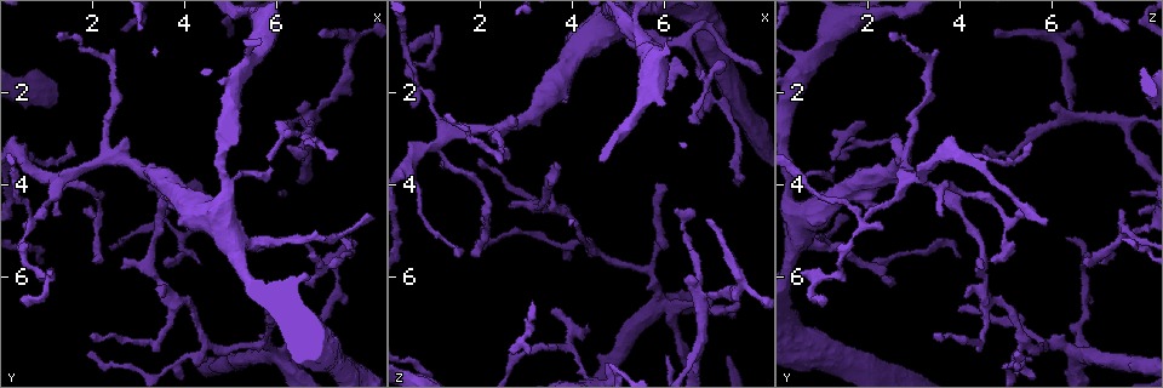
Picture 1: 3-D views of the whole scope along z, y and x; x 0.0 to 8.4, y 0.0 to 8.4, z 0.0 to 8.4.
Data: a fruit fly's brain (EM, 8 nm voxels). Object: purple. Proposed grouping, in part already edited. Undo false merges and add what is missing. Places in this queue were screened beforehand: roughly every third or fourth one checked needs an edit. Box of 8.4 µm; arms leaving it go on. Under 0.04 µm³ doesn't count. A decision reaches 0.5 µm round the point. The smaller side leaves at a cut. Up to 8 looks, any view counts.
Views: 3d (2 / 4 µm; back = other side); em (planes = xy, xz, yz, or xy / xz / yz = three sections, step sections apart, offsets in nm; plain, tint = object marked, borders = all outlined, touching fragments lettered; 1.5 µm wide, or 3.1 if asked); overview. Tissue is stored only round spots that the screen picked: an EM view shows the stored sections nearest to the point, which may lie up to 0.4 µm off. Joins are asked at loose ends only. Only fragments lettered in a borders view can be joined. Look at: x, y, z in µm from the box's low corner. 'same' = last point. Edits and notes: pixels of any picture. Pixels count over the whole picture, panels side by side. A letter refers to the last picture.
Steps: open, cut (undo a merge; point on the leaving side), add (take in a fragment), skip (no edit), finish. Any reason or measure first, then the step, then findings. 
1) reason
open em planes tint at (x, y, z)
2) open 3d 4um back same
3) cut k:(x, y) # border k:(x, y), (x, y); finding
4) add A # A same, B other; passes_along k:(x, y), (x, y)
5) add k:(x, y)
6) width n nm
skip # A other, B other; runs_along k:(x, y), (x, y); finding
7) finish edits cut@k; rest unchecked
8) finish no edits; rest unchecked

tapers out
open 3d 4um at (1.85, 7.70, 5.30)

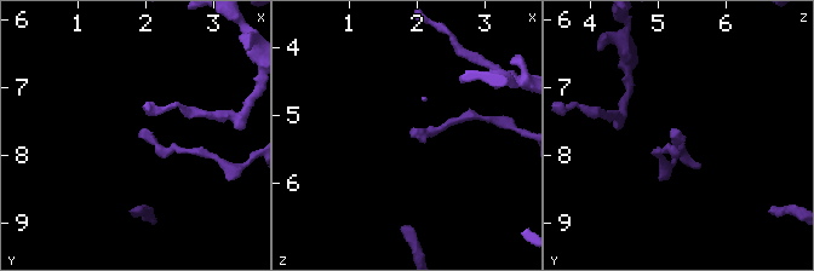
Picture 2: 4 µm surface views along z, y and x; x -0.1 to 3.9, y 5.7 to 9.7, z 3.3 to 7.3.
open em planes borders at (1.90, 7.65, 5.30)

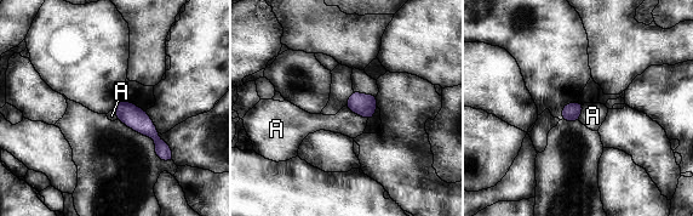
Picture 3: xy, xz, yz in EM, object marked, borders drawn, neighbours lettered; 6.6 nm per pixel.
skip # A other; runs_along 3:(122, 103), (169, 154); no lettered fragment goes on from it

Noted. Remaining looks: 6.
sharp bend
open 3d 4um at (0.80, 4.75, 1.95)

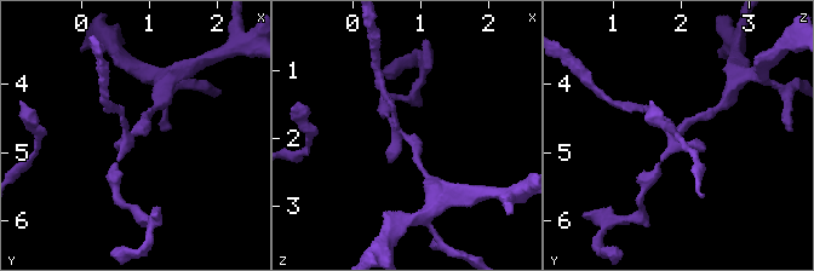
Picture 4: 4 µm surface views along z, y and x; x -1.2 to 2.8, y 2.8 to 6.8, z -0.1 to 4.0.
arms 3; need the tissue
open em planes borders at (0.90, 4.65, 1.95)

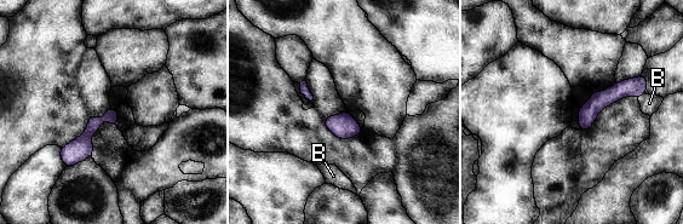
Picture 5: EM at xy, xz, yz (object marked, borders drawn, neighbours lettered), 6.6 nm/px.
skip # B other; border 5:(646, 93), (637, 97); all the same neuron

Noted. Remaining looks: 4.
an open end
open em planes borders at (2.10, 5.65, 4.65)

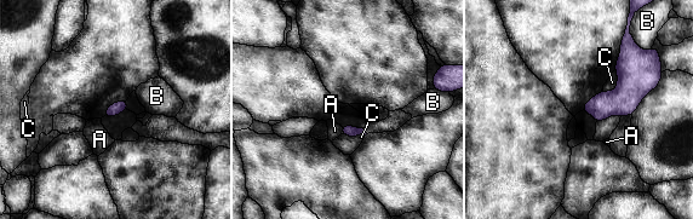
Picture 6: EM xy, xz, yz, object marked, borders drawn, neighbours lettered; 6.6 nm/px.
longest_contact C 170 nm
skip # A other, B other, C other; none of them fits

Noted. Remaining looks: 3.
finish no edits; rest unchecked

